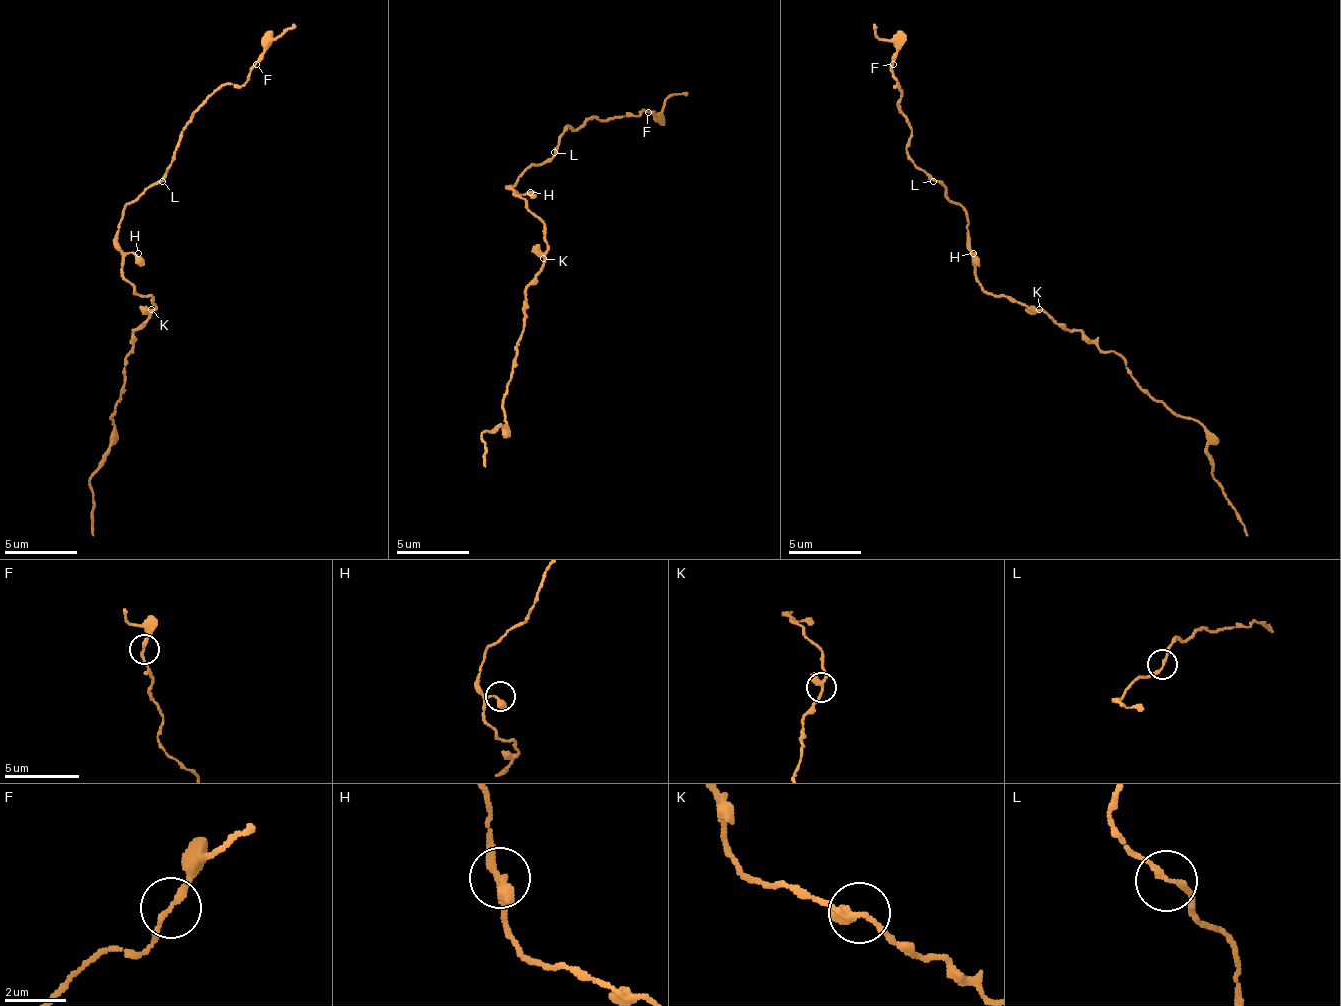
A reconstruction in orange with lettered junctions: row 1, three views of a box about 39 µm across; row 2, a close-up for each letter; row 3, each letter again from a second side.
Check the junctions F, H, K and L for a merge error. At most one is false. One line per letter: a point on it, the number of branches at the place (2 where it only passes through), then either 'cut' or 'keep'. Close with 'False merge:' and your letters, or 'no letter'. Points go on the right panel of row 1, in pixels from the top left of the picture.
F: place (893, 64); branches 2; keep
H: place (973, 253); branches 2; keep
K: place (1039, 309); branches 2; keep
L: place (933, 181); branches 2; keep
False merge: no letter

